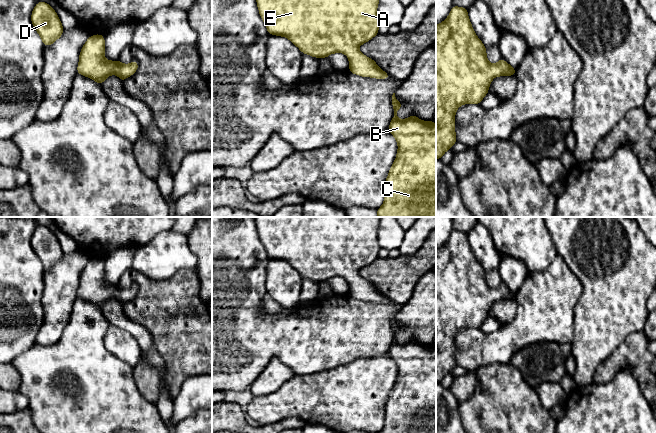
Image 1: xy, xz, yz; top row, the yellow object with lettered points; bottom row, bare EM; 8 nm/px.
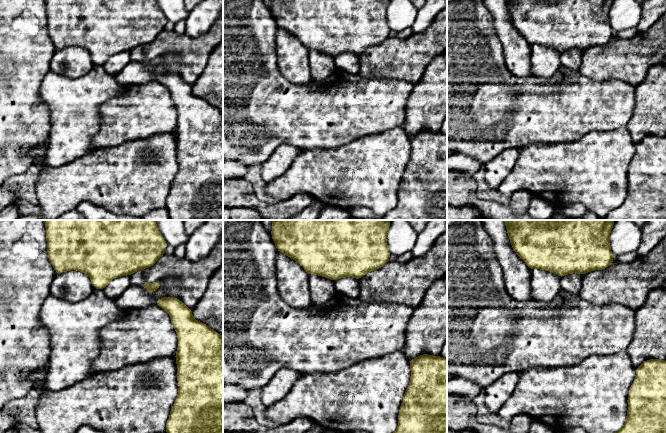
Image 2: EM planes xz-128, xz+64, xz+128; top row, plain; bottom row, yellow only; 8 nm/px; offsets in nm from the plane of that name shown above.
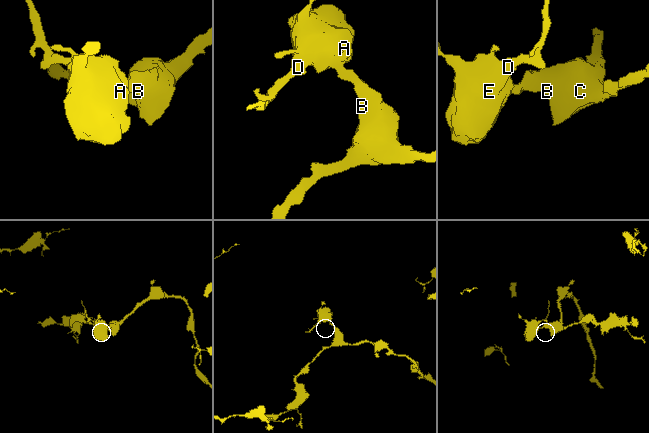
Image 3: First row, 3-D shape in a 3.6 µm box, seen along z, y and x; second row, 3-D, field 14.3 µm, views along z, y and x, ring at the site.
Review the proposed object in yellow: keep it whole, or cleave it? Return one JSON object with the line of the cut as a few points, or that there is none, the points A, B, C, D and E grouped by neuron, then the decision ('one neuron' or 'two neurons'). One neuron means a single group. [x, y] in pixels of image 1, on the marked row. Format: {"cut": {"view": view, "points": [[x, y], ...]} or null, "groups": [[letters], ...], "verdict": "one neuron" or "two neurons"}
{"cut": null, "groups": [["A", "B", "C", "D", "E"]], "verdict": "one neuron"}

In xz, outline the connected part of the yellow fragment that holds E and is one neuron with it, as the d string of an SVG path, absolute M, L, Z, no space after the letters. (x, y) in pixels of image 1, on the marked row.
M256 0L259 14L266 25L269 35L289 39L303 54L316 58L327 58L333 53L346 54L349 71L362 77L388 79L391 76L383 71L376 62L365 56L358 47L377 36L381 25L377 16L379 0Z

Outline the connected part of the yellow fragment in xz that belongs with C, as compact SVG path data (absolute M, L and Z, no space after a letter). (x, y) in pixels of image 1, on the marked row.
M395 93L392 95L394 116L388 127L398 144L397 155L385 182L384 203L377 209L376 217L436 217L436 124L431 121L421 121L411 115L405 120L397 117L397 111L402 107Z

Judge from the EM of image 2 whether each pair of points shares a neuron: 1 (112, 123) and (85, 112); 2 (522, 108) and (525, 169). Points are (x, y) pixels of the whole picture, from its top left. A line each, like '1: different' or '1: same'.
1: different
2: different

